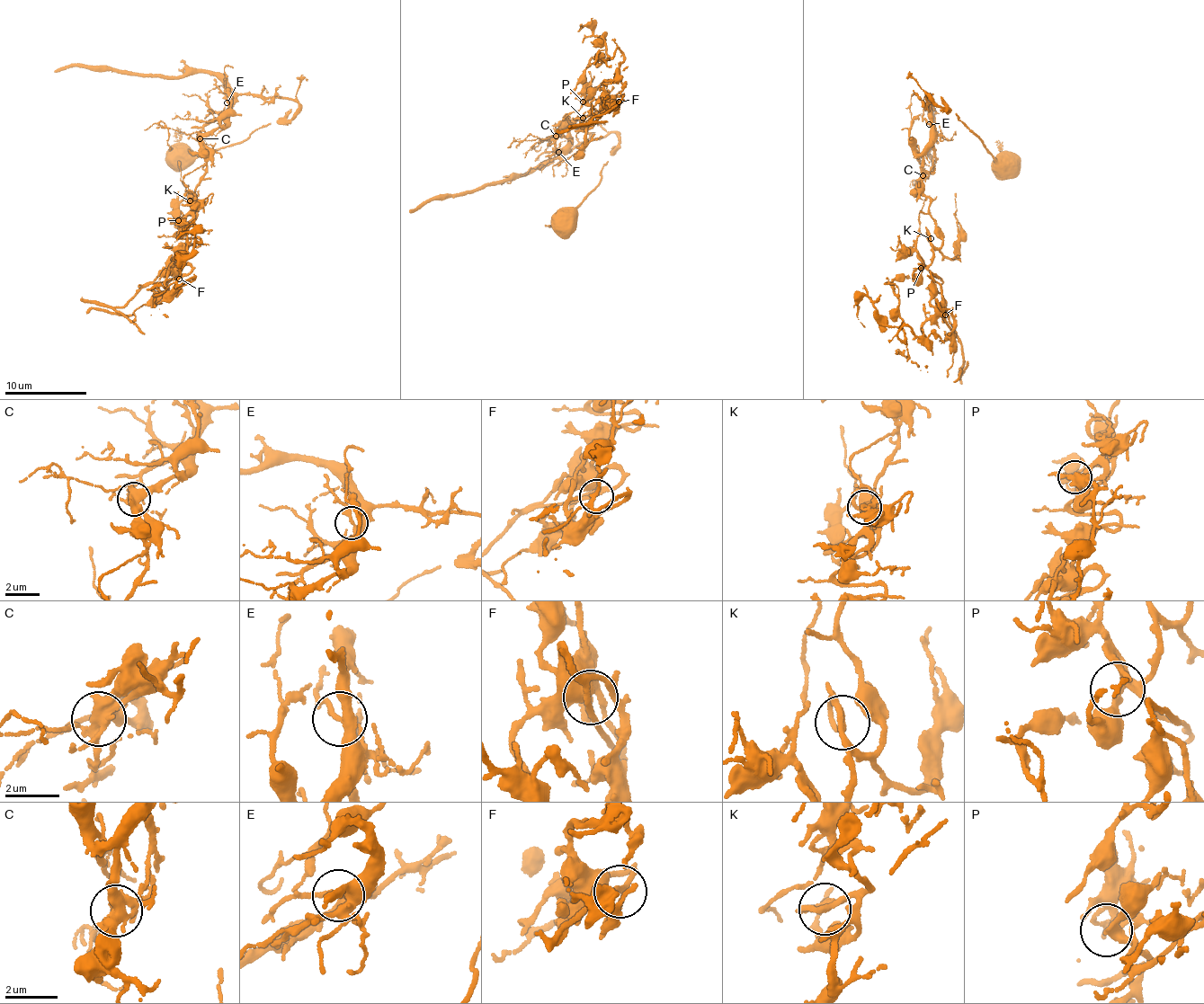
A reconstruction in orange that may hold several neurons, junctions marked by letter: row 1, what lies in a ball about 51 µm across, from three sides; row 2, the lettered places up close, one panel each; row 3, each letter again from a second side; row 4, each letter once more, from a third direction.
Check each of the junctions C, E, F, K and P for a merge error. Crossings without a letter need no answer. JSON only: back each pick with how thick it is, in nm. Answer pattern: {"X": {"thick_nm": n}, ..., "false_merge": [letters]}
{"C": {"thick_nm": 440}, "false_merge": ["C"]}

